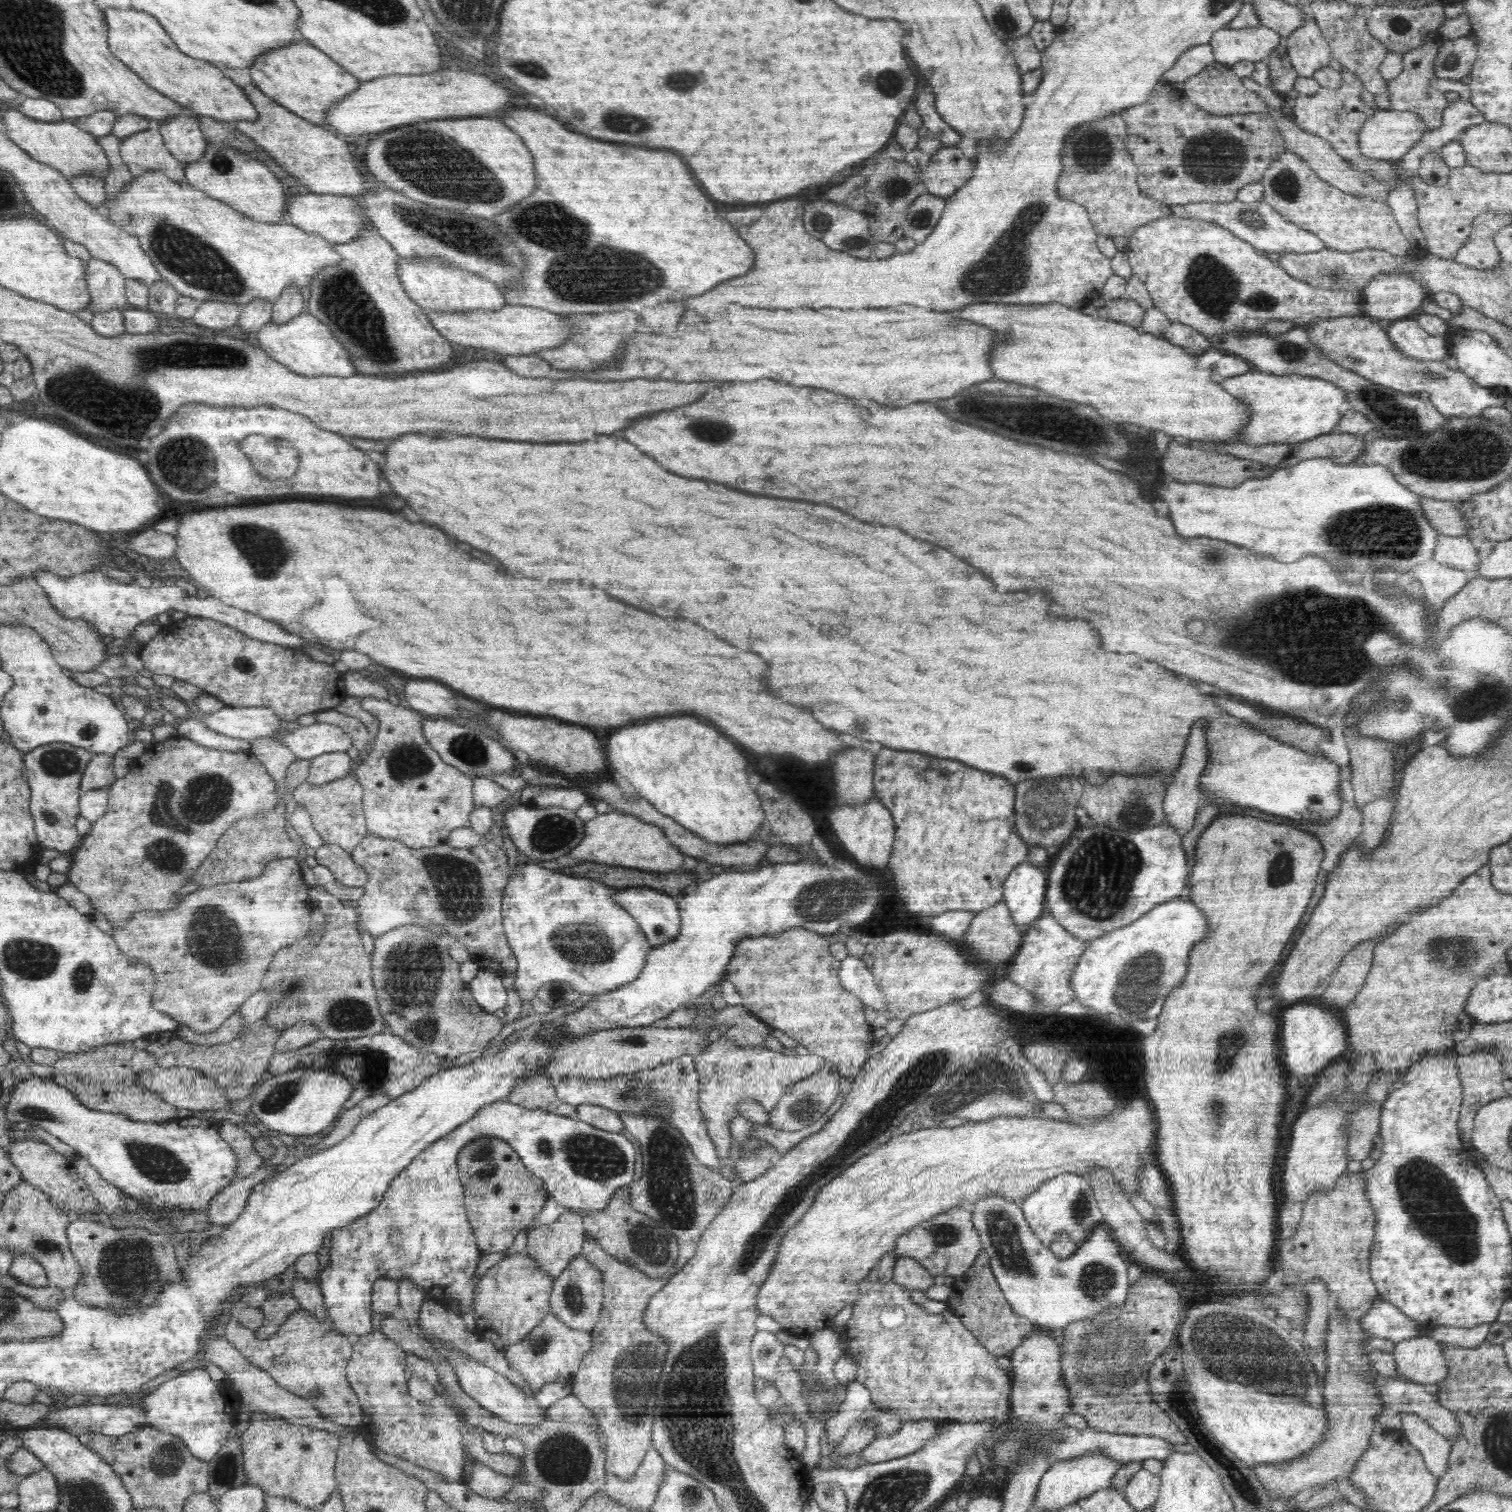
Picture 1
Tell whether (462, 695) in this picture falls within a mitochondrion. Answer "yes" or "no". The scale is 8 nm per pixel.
no

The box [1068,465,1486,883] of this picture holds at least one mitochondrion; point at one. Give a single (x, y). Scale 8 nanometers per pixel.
(1385, 533)

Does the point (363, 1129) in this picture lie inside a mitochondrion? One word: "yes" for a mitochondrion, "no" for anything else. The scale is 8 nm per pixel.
no

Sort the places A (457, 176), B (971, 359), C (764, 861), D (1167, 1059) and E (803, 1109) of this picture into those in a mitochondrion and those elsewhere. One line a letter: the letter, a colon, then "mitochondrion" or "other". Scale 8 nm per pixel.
A: mitochondrion
B: other
C: other
D: other
E: mitochondrion

